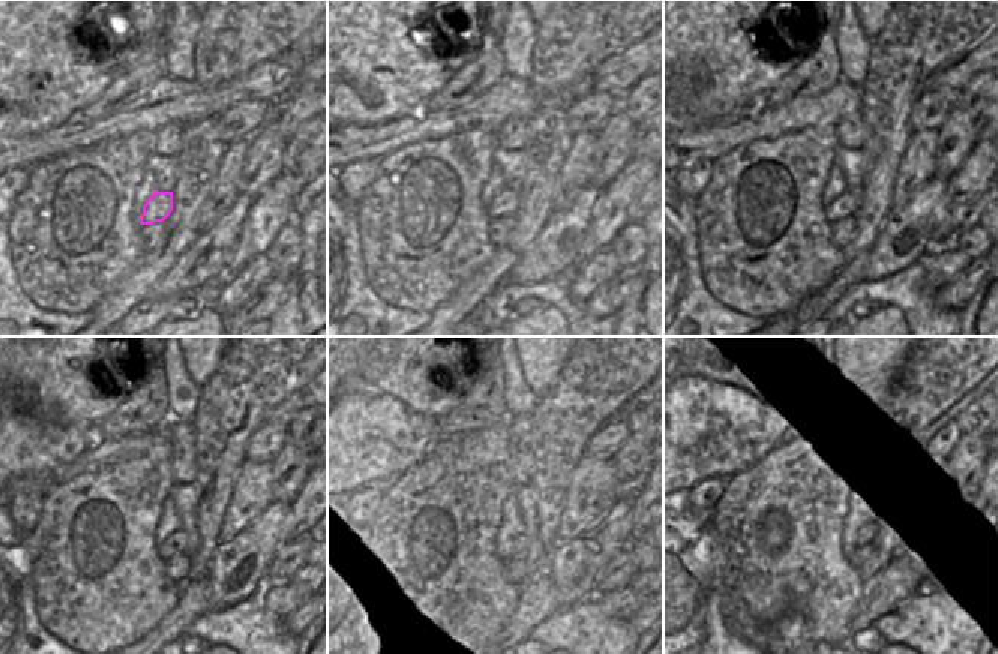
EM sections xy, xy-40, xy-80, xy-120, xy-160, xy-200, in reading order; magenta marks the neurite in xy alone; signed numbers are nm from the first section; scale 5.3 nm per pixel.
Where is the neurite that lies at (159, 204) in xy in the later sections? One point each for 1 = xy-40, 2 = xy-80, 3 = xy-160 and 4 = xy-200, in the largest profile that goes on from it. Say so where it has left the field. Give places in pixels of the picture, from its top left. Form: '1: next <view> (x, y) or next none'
1: next xy-40 (506, 204)
2: next xy-80 (847, 204)
3: next xy-160 (506, 551)
4: next xy-200 (863, 540)

